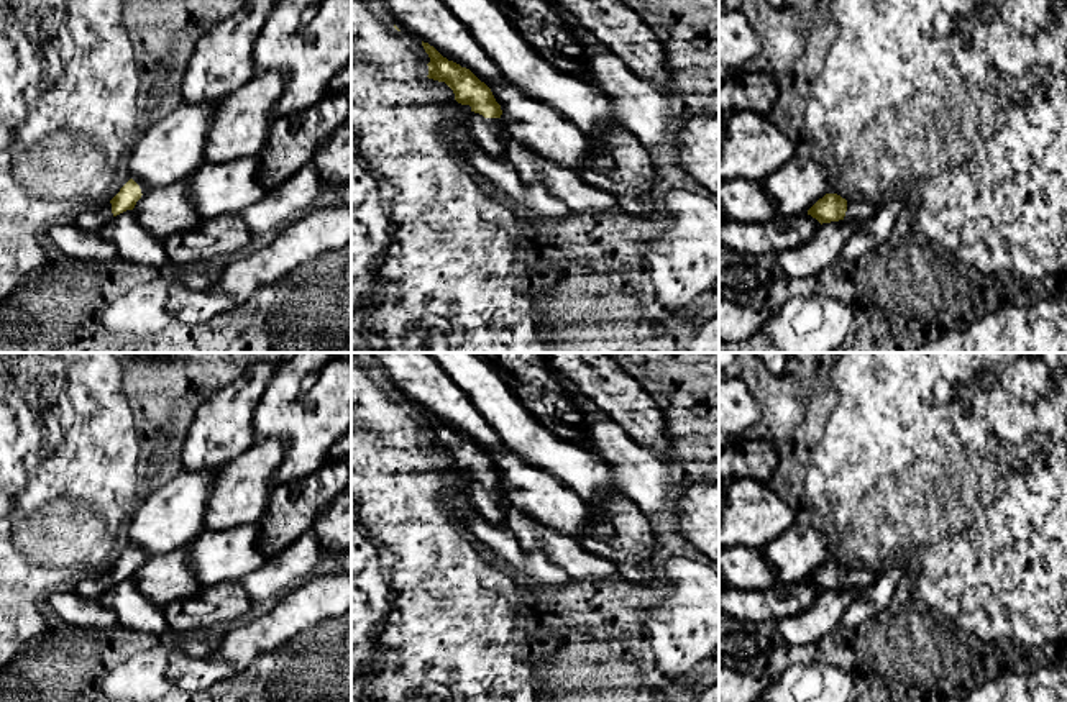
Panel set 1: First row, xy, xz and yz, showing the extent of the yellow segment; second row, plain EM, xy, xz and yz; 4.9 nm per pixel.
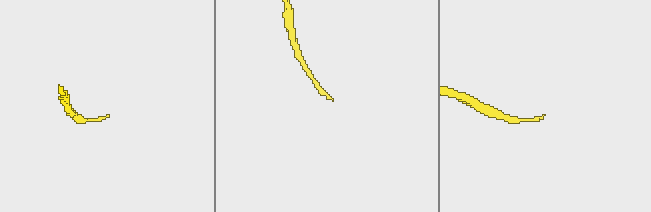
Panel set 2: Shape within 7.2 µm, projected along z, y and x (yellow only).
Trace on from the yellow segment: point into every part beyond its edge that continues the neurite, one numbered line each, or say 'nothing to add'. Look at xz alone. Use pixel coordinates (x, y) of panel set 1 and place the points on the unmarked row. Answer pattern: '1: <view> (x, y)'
1: xz (486, 499)

